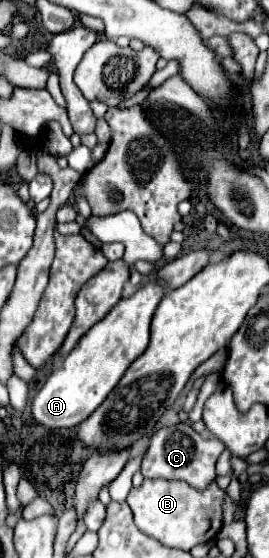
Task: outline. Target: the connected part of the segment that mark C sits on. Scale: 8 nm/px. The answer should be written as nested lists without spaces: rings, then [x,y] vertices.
[[[180,422],[170,428],[160,428],[154,432],[150,448],[142,460],[142,476],[144,478],[162,478],[162,480],[180,480],[192,486],[194,490],[206,490],[216,478],[216,460],[224,452],[224,444],[214,438],[204,440],[200,434],[192,430],[190,424]]]

